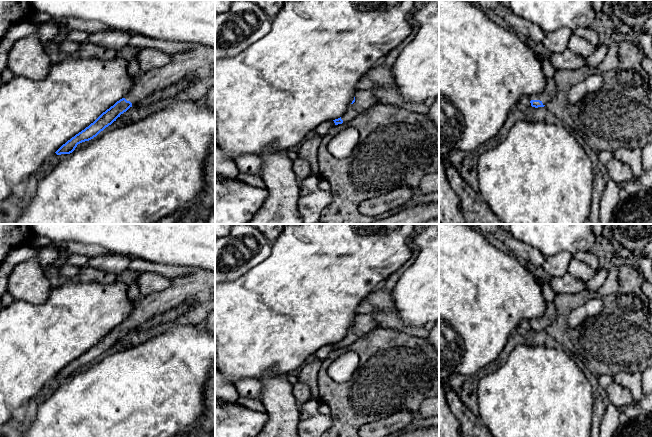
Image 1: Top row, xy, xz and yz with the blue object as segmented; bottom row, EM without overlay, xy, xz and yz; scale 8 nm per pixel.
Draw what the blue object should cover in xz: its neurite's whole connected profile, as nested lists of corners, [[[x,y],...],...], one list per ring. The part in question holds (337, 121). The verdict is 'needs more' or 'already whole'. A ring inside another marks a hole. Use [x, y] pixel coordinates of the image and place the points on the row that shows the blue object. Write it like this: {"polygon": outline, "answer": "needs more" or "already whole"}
{"polygon": [[[358,90],[351,105],[347,108],[346,113],[333,121],[335,125],[348,122],[377,104],[379,102],[371,90]]], "answer": "needs more"}

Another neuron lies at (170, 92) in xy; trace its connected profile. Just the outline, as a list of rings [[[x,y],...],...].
[[[201,73],[188,75],[169,87],[157,90],[149,97],[138,102],[136,105],[132,105],[132,107],[147,106],[163,99],[169,99],[173,101],[174,97],[177,96],[179,93],[182,93],[191,83],[193,83],[200,76],[200,74]]]

